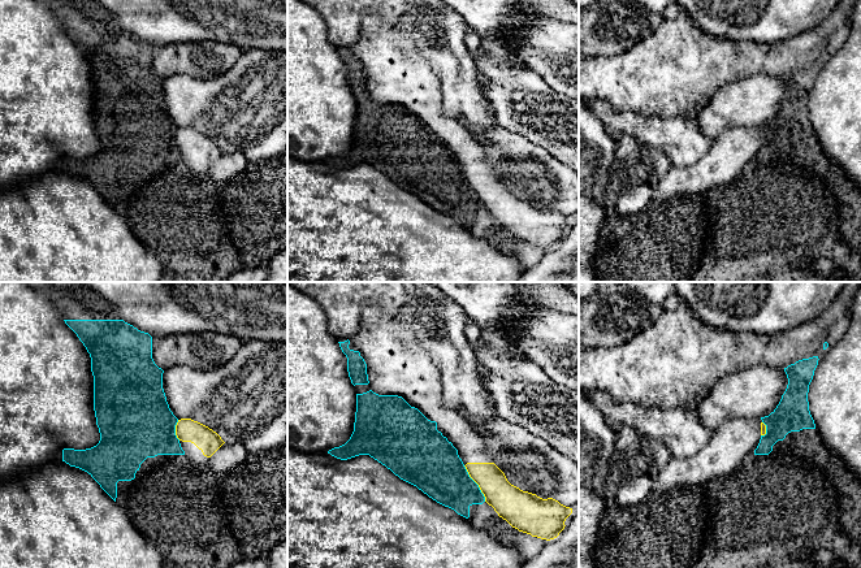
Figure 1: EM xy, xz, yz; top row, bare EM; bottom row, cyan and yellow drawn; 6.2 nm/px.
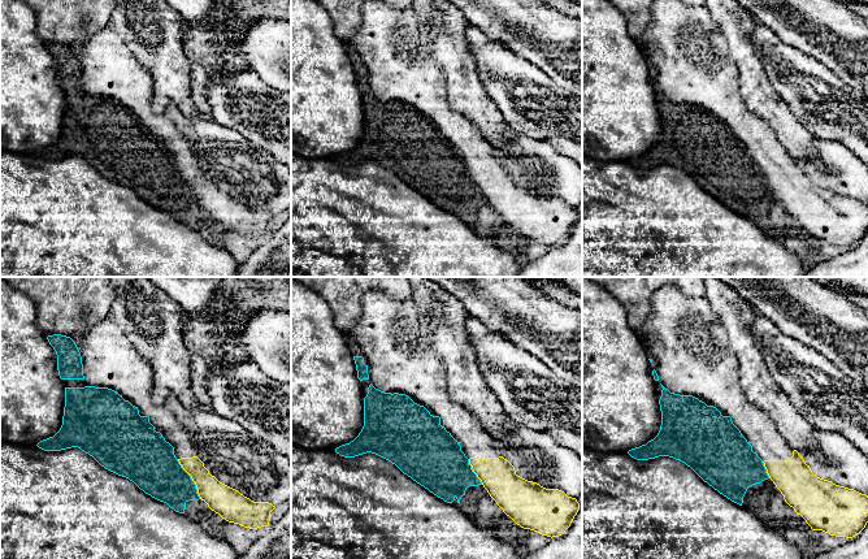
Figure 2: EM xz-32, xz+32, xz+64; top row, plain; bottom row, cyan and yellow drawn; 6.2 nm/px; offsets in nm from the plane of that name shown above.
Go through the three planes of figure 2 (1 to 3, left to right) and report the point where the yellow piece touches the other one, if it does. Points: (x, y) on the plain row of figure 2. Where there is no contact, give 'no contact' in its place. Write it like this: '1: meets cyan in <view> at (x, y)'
1: meets cyan in xz-32 at (191, 187)
2: meets cyan in xz+32 at (473, 181)
3: meets cyan in xz+64 at (765, 178)

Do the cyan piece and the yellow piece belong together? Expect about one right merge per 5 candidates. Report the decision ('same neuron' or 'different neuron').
different neuron

